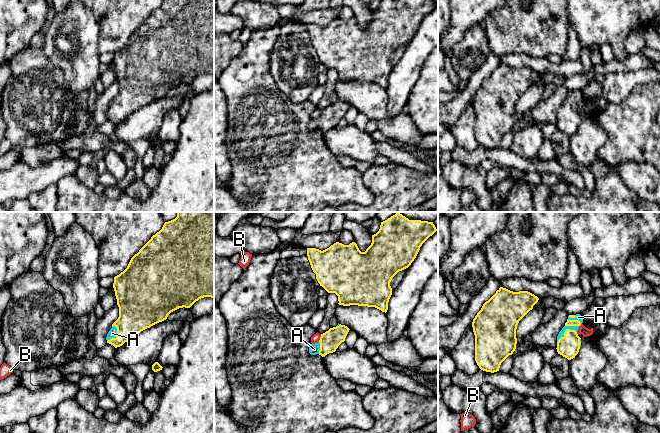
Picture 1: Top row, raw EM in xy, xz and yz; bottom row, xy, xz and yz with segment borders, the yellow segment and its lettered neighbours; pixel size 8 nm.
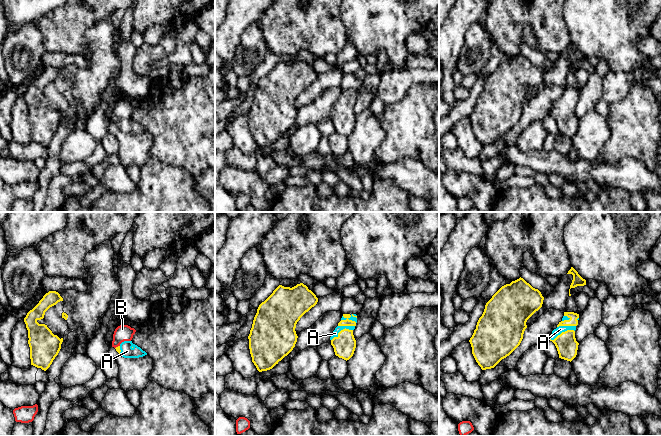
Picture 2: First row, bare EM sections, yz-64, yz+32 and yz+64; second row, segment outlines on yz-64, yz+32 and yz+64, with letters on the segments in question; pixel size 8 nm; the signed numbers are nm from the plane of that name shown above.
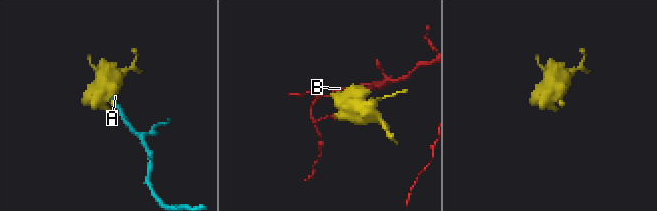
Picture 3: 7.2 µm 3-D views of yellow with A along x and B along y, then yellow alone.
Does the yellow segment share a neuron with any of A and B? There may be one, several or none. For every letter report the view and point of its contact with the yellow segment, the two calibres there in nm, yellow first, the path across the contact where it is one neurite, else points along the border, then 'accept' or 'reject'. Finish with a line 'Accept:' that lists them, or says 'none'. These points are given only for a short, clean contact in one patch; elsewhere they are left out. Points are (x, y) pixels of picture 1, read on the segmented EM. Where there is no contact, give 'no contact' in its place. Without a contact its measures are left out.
A: yz (575, 320) | 50/40 nm | across yz (569, 322), (575, 320), (578, 317) | accept
B: xz (320, 338) | 160/70 nm | along xz (321, 334), (318, 341) | reject
Accept: A

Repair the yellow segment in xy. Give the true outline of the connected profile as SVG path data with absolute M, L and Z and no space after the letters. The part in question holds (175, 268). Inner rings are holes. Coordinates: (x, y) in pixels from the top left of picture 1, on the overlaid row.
M177 212L177 217L165 222L162 229L151 237L151 239L135 254L127 268L114 277L113 288L119 307L119 317L112 324L112 328L107 334L107 343L115 348L122 346L131 337L136 336L141 331L167 319L168 315L179 308L190 308L196 301L204 297L214 299L214 212Z

